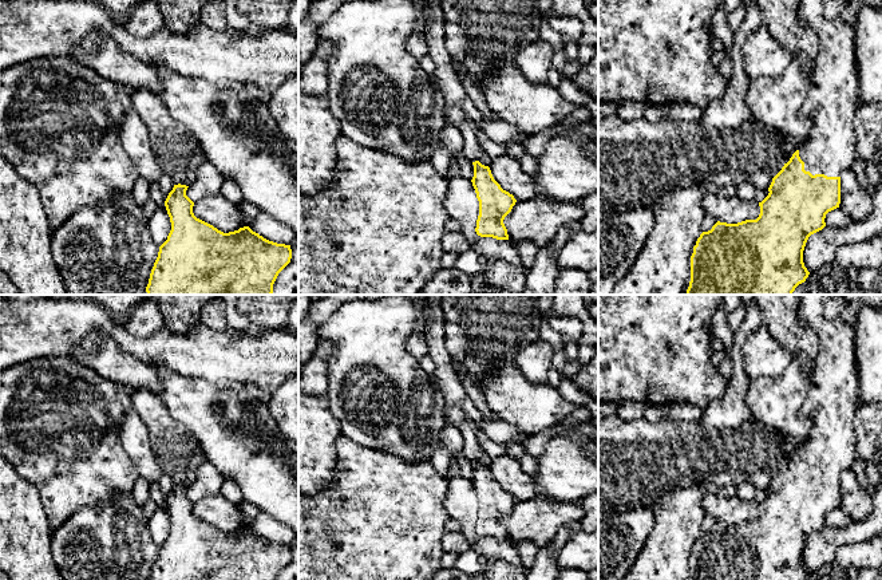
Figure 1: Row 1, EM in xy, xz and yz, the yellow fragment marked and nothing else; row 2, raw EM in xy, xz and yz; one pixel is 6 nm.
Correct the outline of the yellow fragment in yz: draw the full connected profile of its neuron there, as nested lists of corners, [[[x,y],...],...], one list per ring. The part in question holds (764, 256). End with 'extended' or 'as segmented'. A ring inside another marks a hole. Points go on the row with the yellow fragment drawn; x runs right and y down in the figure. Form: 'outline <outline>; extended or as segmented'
outline [[[799,0],[800,21],[815,32],[816,46],[811,70],[806,108],[812,125],[806,141],[772,178],[768,196],[759,202],[756,220],[737,224],[717,221],[711,230],[703,232],[691,256],[691,281],[687,295],[792,295],[810,272],[803,263],[808,237],[826,226],[826,214],[841,204],[841,174],[853,167],[858,138],[854,118],[858,107],[858,68],[854,55],[855,27],[843,19],[845,0]]]; extended

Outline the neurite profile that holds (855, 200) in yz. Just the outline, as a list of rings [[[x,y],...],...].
[[[853,169],[841,174],[841,204],[853,220],[865,220],[873,213],[873,194],[859,185]]]

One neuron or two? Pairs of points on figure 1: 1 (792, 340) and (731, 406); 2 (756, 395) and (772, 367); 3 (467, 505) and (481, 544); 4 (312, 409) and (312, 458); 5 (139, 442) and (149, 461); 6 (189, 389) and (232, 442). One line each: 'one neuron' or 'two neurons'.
1: two neurons
2: two neurons
3: one neuron
4: one neuron
5: one neuron
6: one neuron

